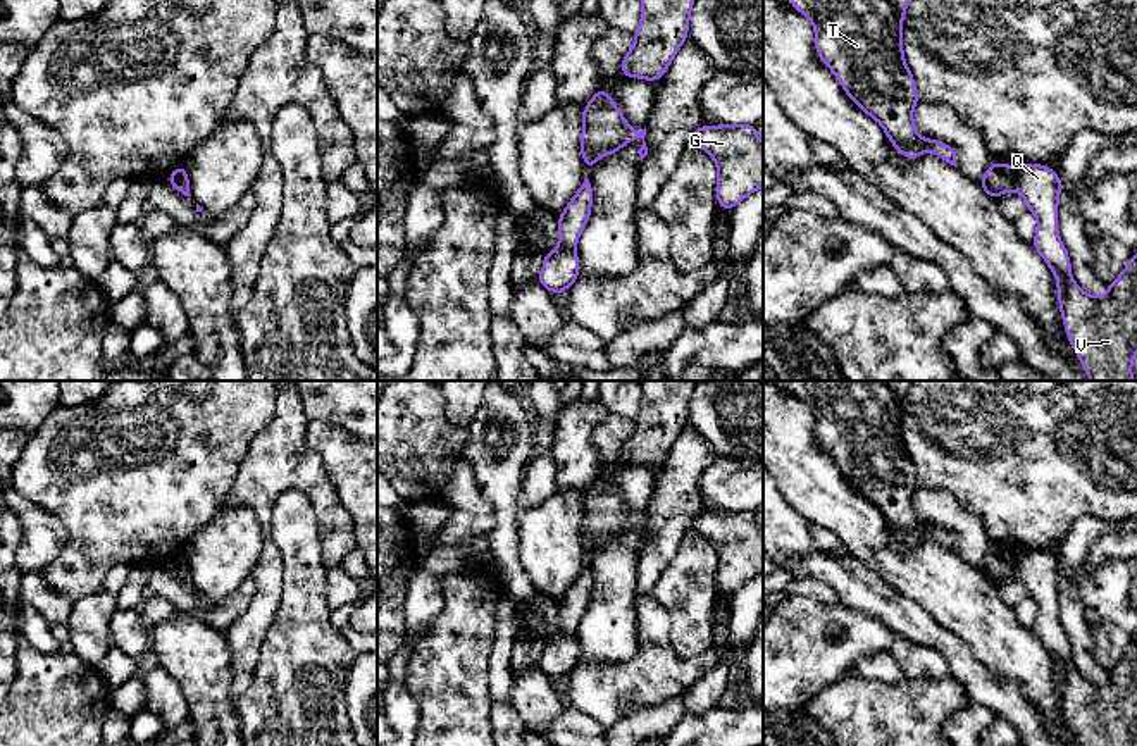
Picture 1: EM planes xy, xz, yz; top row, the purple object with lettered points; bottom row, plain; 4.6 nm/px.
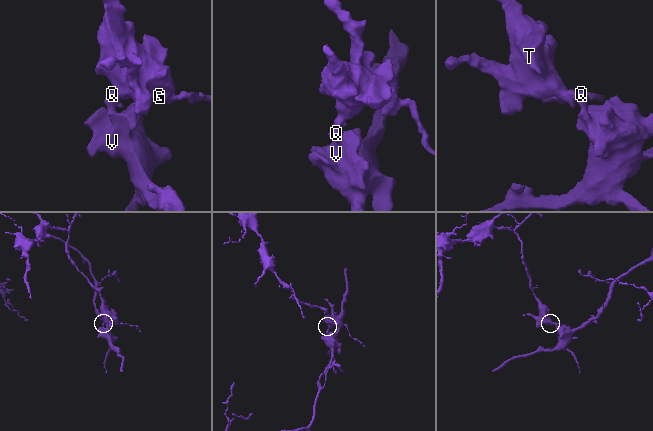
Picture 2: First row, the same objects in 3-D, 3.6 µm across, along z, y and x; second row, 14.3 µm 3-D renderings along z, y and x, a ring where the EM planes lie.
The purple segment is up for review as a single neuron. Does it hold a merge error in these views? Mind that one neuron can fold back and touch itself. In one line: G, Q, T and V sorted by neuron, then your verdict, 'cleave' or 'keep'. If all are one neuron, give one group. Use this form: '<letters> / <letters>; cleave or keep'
G T / Q V; cleave

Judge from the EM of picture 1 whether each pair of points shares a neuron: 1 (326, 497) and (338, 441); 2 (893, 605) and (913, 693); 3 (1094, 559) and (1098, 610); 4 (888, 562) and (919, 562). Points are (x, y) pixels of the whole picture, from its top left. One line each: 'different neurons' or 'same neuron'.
1: different neurons
2: different neurons
3: different neurons
4: same neuron

